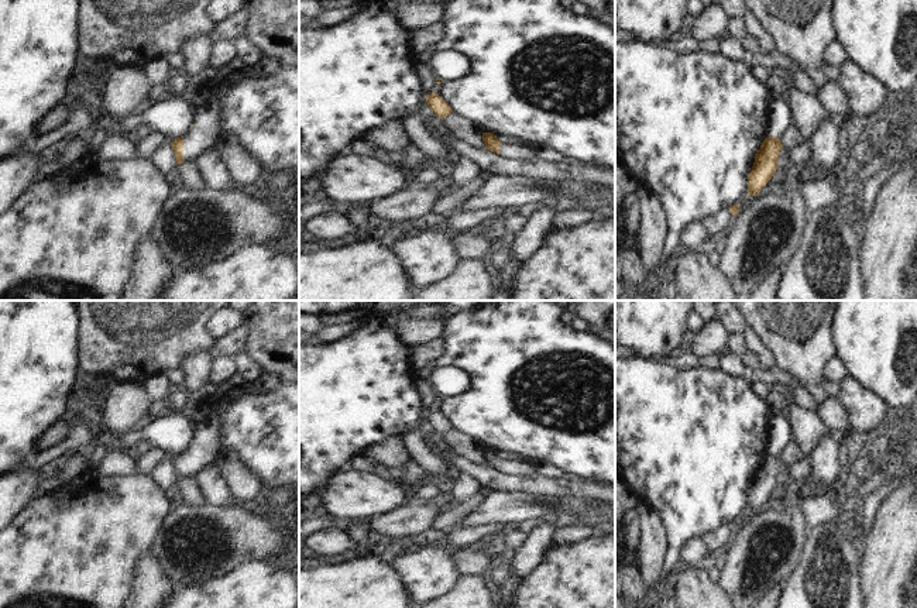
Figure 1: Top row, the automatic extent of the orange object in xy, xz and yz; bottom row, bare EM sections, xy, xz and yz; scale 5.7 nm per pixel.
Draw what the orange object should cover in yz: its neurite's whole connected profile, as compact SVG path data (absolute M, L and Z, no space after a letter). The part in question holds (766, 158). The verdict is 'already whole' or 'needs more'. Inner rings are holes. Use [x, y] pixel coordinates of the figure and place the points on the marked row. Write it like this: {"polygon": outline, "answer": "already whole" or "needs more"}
{"polygon": "M766 137L755 154L752 171L748 175L748 196L758 195L779 168L779 151L783 148L779 137Z", "answer": "already whole"}

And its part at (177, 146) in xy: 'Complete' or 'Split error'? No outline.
Split error.

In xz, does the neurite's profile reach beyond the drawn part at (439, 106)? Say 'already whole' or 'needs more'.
already whole

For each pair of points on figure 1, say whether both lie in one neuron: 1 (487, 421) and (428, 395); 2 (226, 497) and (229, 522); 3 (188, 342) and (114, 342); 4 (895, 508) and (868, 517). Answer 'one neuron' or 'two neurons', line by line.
1: two neurons
2: two neurons
3: one neuron
4: two neurons

